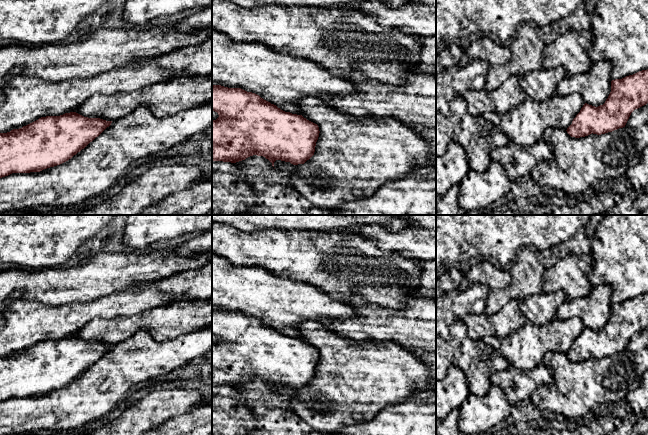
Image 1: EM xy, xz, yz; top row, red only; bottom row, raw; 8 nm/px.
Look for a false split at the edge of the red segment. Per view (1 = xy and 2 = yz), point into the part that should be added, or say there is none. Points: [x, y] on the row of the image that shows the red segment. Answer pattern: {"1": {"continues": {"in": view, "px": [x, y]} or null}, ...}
{"1": {"continues": null}, "2": {"continues": null}}

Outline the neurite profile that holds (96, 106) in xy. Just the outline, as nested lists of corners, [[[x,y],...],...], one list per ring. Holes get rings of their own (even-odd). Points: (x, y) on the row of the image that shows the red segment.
[[[212,74],[175,76],[130,93],[95,94],[74,112],[113,122],[139,106],[149,108],[154,116],[162,118],[209,102],[212,102]]]

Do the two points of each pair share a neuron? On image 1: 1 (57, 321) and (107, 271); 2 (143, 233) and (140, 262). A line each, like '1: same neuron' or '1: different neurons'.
1: different neurons
2: different neurons

